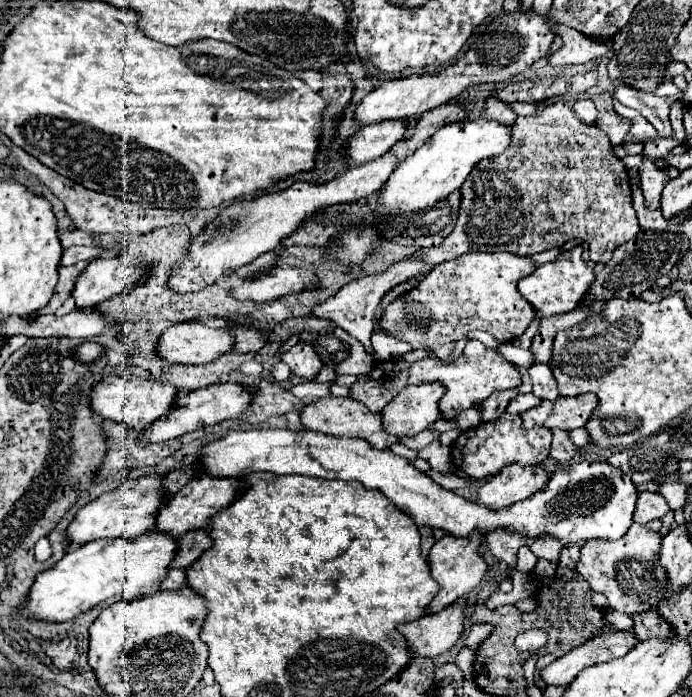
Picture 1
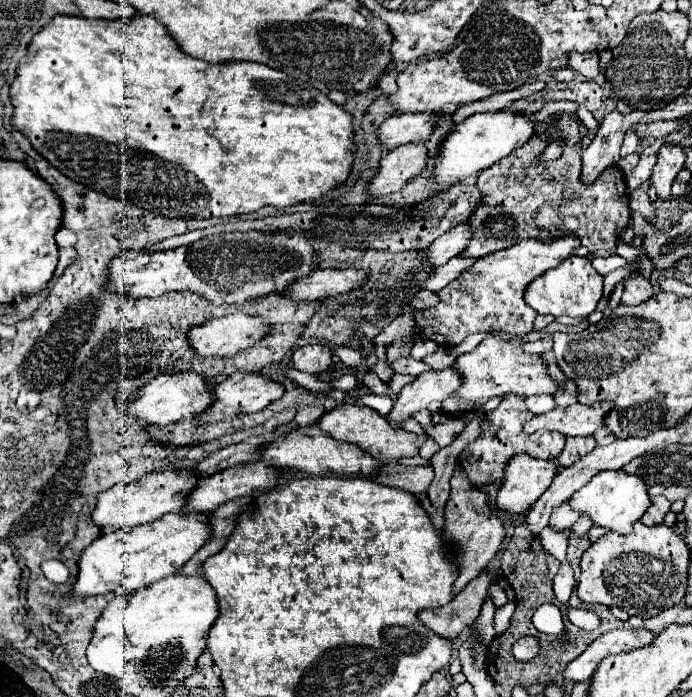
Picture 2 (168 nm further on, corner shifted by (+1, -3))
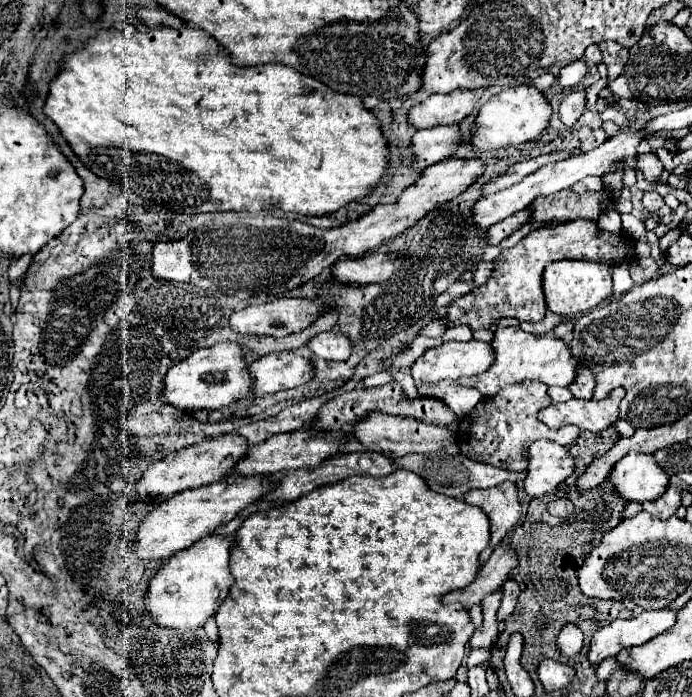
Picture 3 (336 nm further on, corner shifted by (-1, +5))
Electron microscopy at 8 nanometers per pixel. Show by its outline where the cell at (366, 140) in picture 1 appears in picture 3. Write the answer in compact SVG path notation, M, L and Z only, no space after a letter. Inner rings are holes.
M449 93L449 95L431 95L423 103L415 105L407 113L407 121L415 129L429 129L439 125L457 125L473 111L477 95L467 93Z

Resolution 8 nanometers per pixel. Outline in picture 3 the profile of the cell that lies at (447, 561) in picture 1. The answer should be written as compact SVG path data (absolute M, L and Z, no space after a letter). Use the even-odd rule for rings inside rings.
M512 482L499 483L497 487L485 489L471 489L465 493L463 501L467 505L477 505L485 511L491 523L491 541L489 547L479 555L479 565L483 565L491 551L499 545L499 541L513 529L521 515L521 505L517 501L517 491Z

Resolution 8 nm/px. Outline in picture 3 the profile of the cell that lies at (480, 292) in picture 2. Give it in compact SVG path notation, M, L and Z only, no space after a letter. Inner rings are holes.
M575 219L571 223L547 225L531 231L515 247L509 247L493 259L495 269L491 271L485 285L475 287L467 295L451 301L447 307L447 325L467 325L471 331L489 329L499 319L517 321L541 321L545 317L545 299L541 291L541 275L547 263L561 259L583 259L599 263L619 263L635 257L635 247L623 233L601 231L593 221Z

